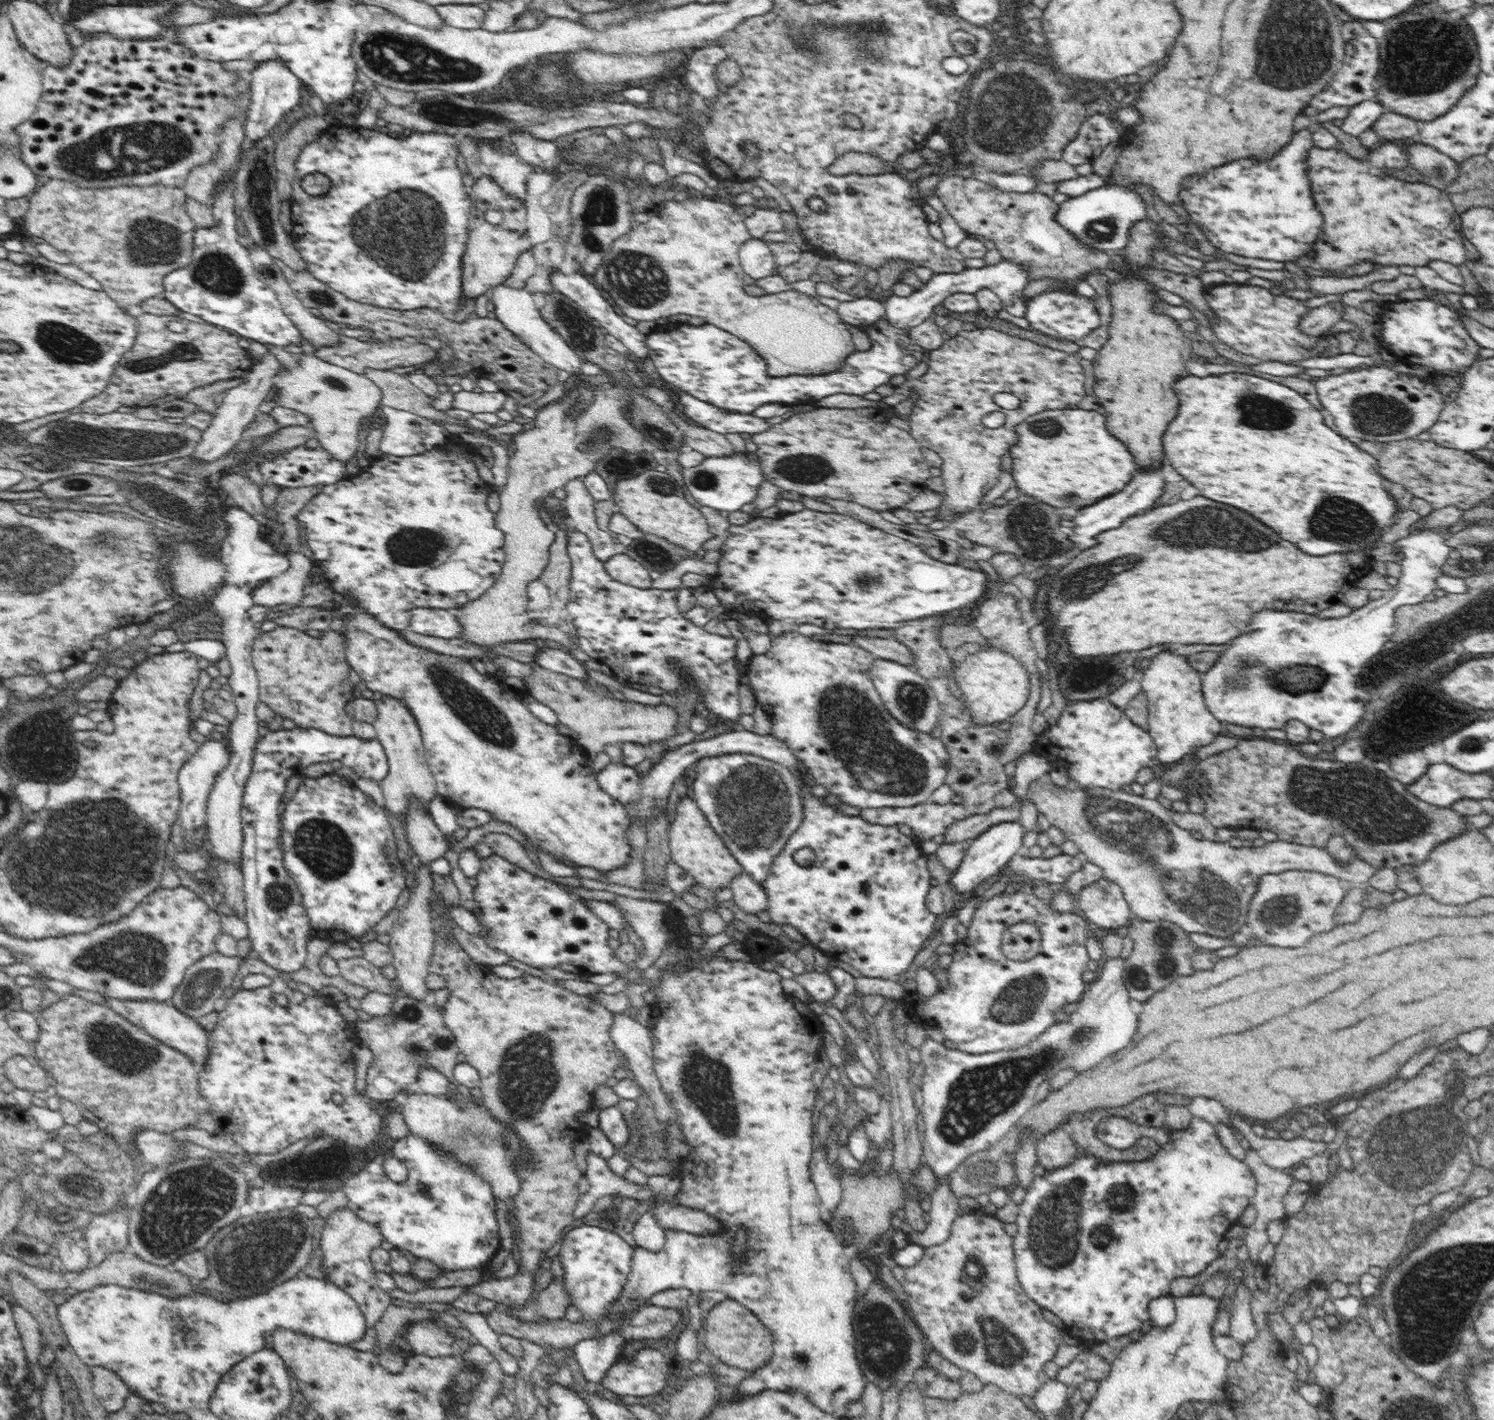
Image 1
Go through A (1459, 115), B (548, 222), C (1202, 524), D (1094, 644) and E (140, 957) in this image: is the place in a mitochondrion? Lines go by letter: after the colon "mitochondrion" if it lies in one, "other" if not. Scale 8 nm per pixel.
A: other
B: other
C: mitochondrion
D: other
E: mitochondrion

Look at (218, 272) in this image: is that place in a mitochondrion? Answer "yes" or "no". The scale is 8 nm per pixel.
yes

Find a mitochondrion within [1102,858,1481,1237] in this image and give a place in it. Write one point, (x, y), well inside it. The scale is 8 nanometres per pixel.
(1410, 1151)

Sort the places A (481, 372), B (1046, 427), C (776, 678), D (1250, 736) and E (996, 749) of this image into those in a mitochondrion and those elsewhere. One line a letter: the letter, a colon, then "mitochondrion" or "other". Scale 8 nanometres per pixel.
A: other
B: mitochondrion
C: other
D: other
E: other

